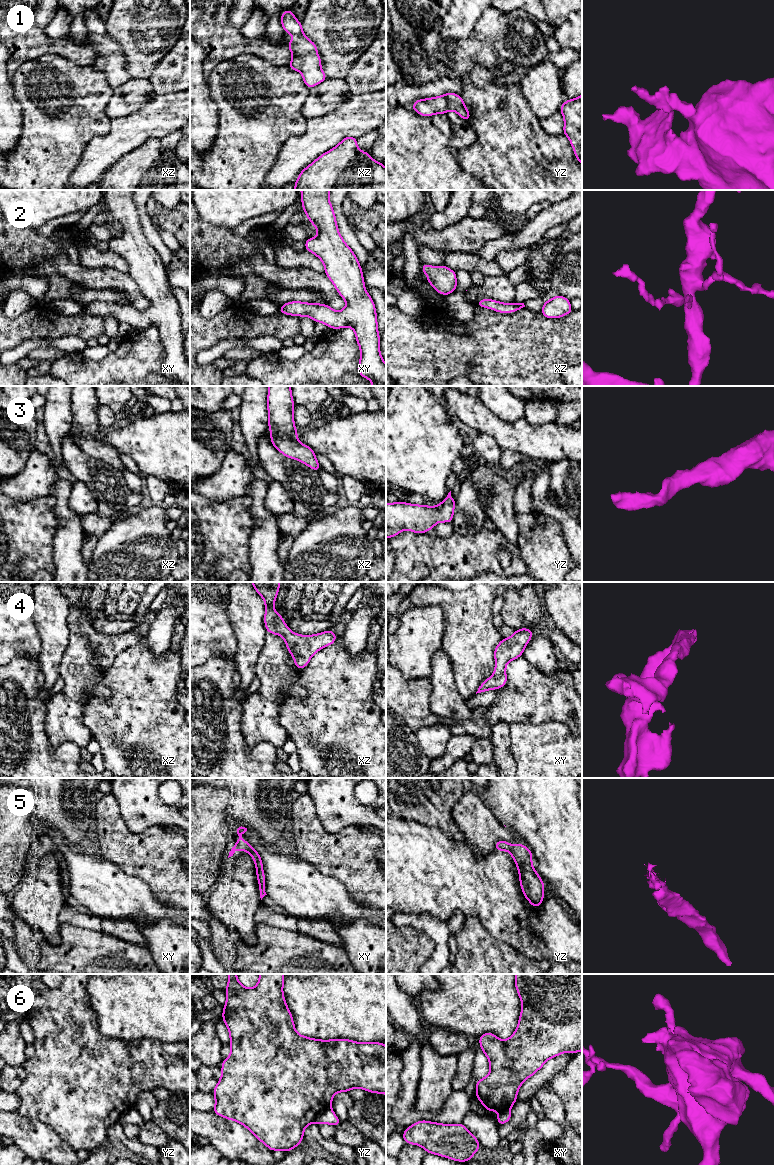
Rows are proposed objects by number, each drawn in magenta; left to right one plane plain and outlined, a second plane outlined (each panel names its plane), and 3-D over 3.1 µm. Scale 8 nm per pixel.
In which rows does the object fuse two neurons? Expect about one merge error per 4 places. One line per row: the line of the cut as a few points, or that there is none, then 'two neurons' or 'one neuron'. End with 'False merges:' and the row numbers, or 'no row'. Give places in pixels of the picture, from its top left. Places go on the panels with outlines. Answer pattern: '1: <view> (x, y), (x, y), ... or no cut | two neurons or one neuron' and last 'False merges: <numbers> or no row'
1: no cut | one neuron
2: no cut | one neuron
3: no cut | one neuron
4: no cut | one neuron
5: no cut | one neuron
6: yz (329, 1106), (314, 1121) | two neurons
False merges: 6

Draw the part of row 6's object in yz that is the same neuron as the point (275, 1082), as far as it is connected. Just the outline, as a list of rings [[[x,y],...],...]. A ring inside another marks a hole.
[[[228,974],[228,984],[225,989],[226,1004],[221,1015],[230,1034],[231,1054],[222,1061],[221,1077],[212,1091],[215,1097],[215,1107],[213,1113],[222,1116],[227,1120],[234,1120],[244,1125],[257,1140],[264,1143],[270,1151],[283,1150],[289,1152],[300,1145],[304,1137],[304,1129],[315,1122],[317,1116],[330,1107],[333,1096],[337,1092],[349,1092],[355,1088],[364,1089],[366,1092],[386,1095],[386,1046],[382,1042],[362,1042],[358,1043],[349,1039],[320,1040],[300,1035],[296,1032],[292,1014],[286,1004],[283,994],[285,977],[283,974],[259,974],[258,984],[253,988],[245,988],[237,978],[237,974]]]

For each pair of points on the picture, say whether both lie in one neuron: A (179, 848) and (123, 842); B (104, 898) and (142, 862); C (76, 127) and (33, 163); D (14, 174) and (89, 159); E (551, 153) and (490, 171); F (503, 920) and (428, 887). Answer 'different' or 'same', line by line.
A: same
B: different
C: same
D: different
E: same
F: same

